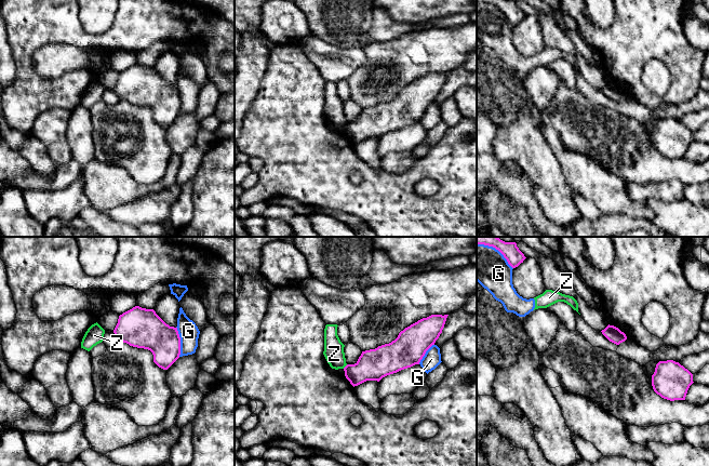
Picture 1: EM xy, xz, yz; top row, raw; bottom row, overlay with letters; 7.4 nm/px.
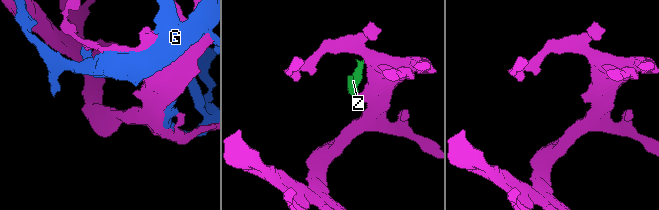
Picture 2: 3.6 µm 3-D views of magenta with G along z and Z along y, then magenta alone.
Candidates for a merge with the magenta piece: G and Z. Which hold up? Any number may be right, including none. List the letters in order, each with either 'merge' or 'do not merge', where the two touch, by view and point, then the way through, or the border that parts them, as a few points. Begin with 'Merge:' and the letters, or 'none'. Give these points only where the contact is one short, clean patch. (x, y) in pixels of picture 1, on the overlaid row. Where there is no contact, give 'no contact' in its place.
Merge: none
G: do not merge; contact xy (179, 342)
Z: do not merge; contact xz (346, 365); border xz (347, 364), (343, 368)

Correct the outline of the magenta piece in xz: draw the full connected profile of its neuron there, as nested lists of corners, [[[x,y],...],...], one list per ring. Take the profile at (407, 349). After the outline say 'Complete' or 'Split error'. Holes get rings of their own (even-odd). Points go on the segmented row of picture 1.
[[[431,315],[401,331],[389,344],[362,351],[354,364],[344,368],[345,376],[354,387],[419,364],[426,351],[434,345],[449,315]]]. Complete

